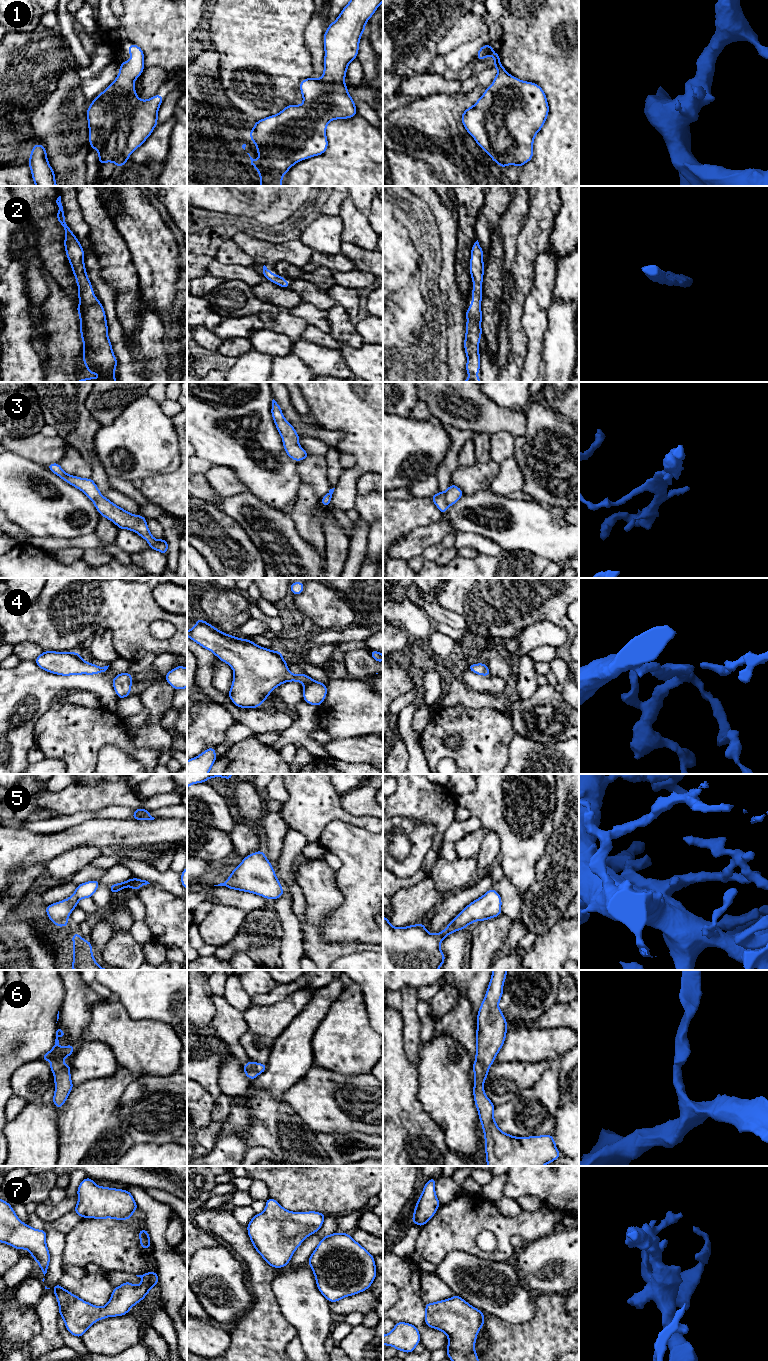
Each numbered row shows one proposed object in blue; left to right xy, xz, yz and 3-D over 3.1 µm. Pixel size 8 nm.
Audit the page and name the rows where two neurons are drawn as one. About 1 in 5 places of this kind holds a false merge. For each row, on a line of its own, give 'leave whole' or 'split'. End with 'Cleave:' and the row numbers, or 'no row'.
1: leave whole
2: leave whole
3: leave whole
4: leave whole
5: leave whole
6: leave whole
7: leave whole
Cleave: no row

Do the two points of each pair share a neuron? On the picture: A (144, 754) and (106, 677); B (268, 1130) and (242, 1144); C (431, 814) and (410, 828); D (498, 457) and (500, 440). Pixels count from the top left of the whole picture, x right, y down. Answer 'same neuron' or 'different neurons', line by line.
A: different neurons
B: different neurons
C: different neurons
D: same neuron

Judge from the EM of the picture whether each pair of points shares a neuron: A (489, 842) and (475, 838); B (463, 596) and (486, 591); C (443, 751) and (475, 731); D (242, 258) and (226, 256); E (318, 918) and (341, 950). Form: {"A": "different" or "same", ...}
{"A": "different", "B": "same", "C": "same", "D": "same", "E": "same"}

